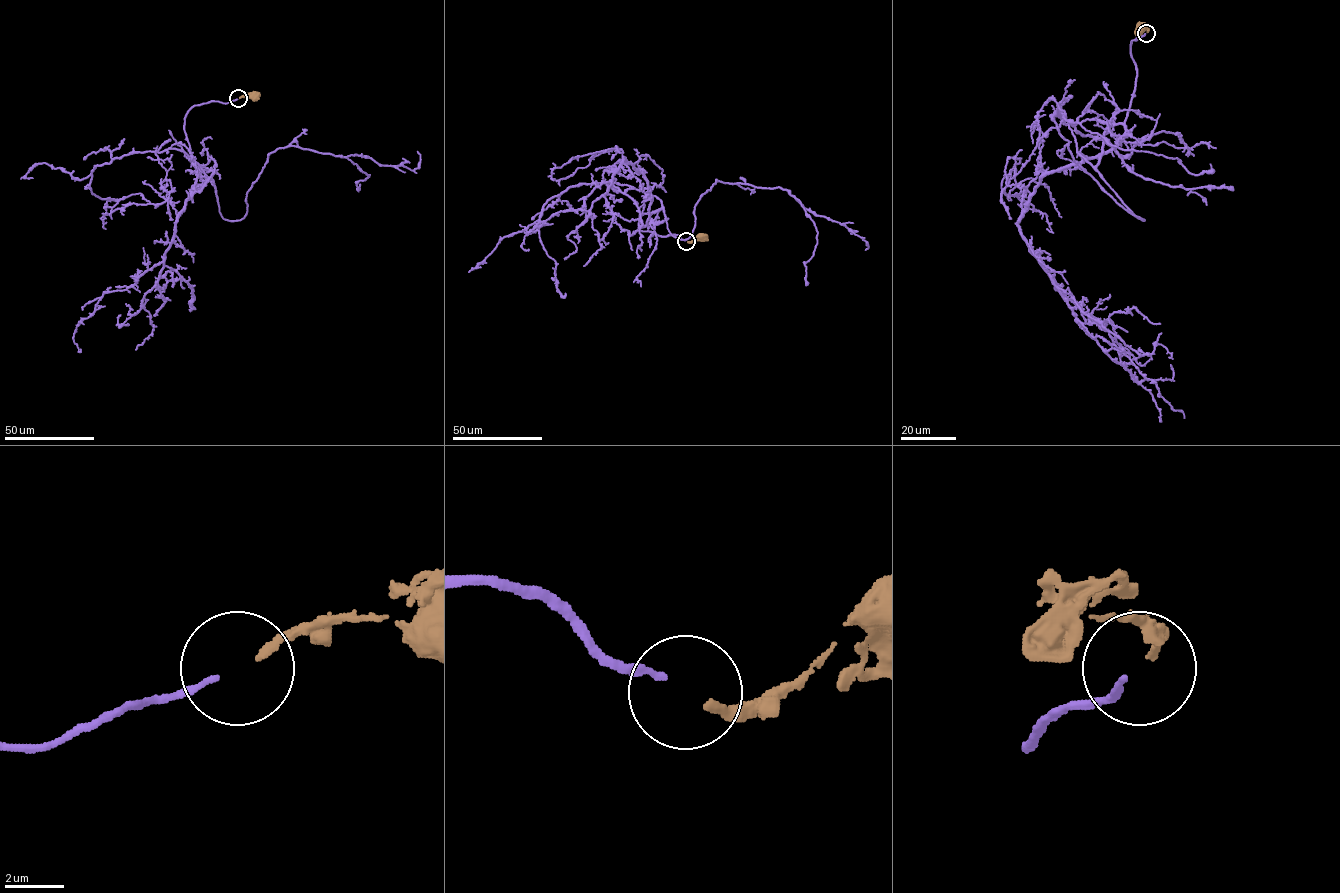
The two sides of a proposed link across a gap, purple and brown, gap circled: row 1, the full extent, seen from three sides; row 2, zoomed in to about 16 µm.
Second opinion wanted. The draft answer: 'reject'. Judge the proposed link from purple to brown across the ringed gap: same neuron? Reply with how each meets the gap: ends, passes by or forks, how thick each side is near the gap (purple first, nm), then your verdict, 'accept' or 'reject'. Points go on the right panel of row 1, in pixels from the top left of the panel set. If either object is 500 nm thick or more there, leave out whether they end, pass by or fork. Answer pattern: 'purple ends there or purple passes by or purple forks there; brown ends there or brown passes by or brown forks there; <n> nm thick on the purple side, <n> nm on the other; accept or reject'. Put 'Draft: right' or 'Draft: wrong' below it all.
purple ends there; brown ends there; 190 nm thick on the purple side, 280 nm on the other; reject
Draft: right

